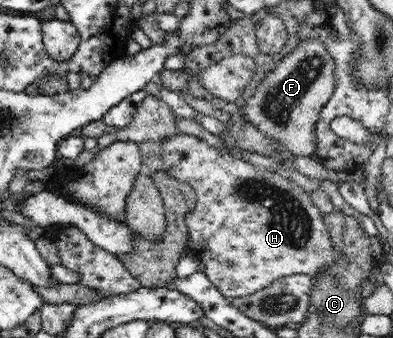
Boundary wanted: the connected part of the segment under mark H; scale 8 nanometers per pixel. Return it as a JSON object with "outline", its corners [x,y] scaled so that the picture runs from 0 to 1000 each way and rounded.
{"outline":[[[471,393],[420,411],[410,444],[412,503],[481,547],[499,574],[499,604],[471,645],[486,754],[519,784],[532,831],[580,885],[639,873],[723,817],[781,811],[799,820],[852,778],[860,749],[822,657],[824,633],[796,601],[791,574],[738,527],[720,527],[690,500],[646,494],[585,456],[560,456],[519,411]]]}

